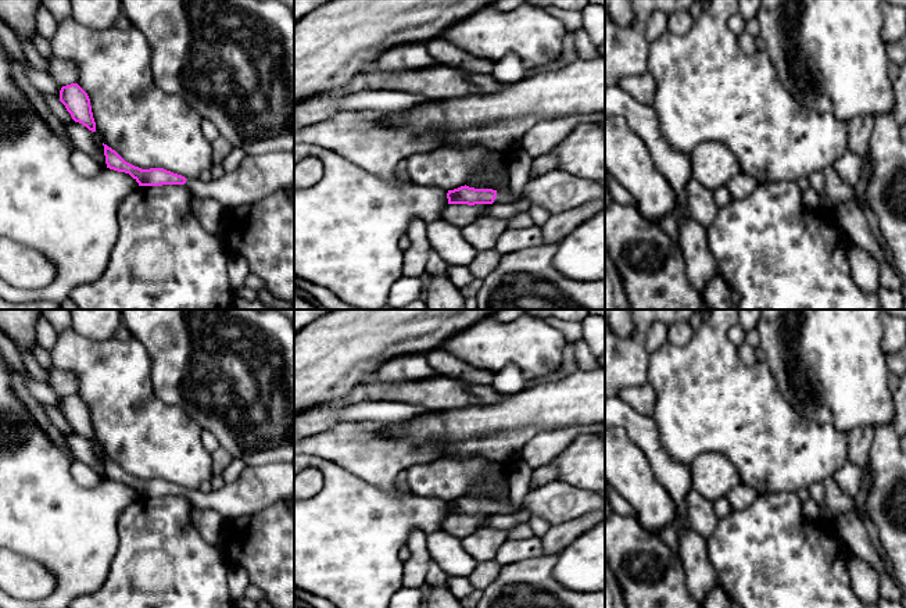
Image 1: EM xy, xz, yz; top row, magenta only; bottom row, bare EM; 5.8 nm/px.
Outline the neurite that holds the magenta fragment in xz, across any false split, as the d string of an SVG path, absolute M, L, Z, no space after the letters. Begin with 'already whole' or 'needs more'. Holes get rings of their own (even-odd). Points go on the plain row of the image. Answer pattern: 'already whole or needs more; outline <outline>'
needs more; outline M461 497L447 504L448 515L493 515L513 512L515 505L511 500L493 501L493 500L475 500L469 497Z

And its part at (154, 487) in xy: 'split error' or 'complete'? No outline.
split error

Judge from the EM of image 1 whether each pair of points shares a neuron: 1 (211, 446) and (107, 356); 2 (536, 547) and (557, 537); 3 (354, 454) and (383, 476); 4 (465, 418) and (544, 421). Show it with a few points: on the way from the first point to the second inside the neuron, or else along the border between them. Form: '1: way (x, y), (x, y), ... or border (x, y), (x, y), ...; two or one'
1: border (203, 431), (203, 444), (211, 453); two
2: border (539, 537), (544, 554); two
3: way (361, 454), (376, 469); one
4: way (484, 418), (525, 417); one

